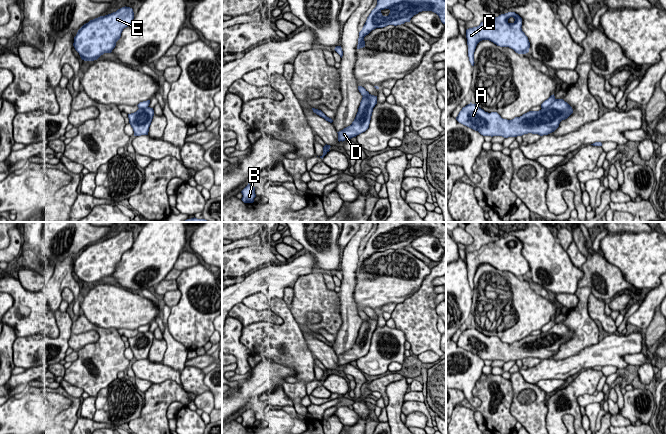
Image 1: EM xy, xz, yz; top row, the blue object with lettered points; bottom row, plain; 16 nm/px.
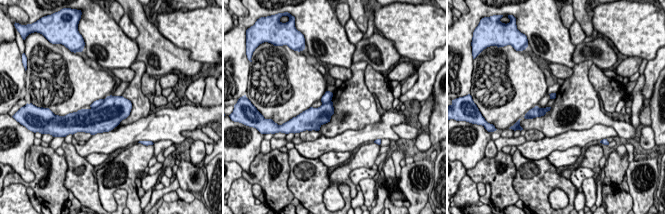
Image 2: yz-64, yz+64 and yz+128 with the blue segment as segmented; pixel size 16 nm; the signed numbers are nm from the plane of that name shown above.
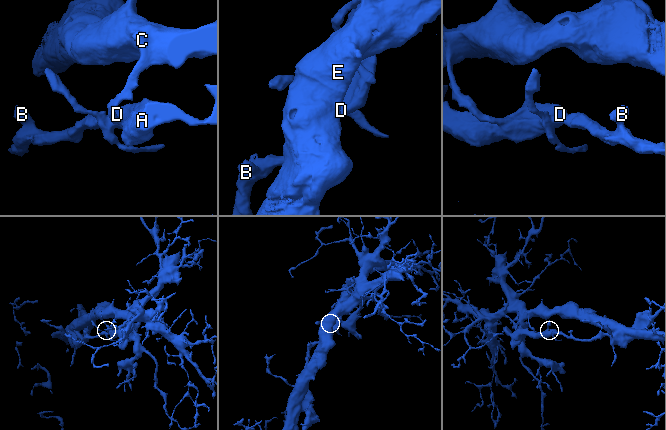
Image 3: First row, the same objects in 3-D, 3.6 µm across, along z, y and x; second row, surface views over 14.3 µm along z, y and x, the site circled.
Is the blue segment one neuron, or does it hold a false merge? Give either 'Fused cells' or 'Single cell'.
Fused cells

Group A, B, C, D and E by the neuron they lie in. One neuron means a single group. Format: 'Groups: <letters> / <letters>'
Groups: A B D / C E

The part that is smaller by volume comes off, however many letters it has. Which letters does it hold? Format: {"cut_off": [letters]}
{"cut_off": ["A", "B", "D"]}

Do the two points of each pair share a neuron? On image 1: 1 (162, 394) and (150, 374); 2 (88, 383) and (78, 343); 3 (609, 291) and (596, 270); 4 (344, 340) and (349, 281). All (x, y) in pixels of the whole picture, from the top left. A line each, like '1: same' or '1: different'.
1: different
2: different
3: same
4: same

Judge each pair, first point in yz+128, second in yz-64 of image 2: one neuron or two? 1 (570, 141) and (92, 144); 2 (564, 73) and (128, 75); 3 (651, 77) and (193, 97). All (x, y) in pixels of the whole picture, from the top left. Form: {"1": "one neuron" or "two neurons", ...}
{"1": "one neuron", "2": "one neuron", "3": "one neuron"}

